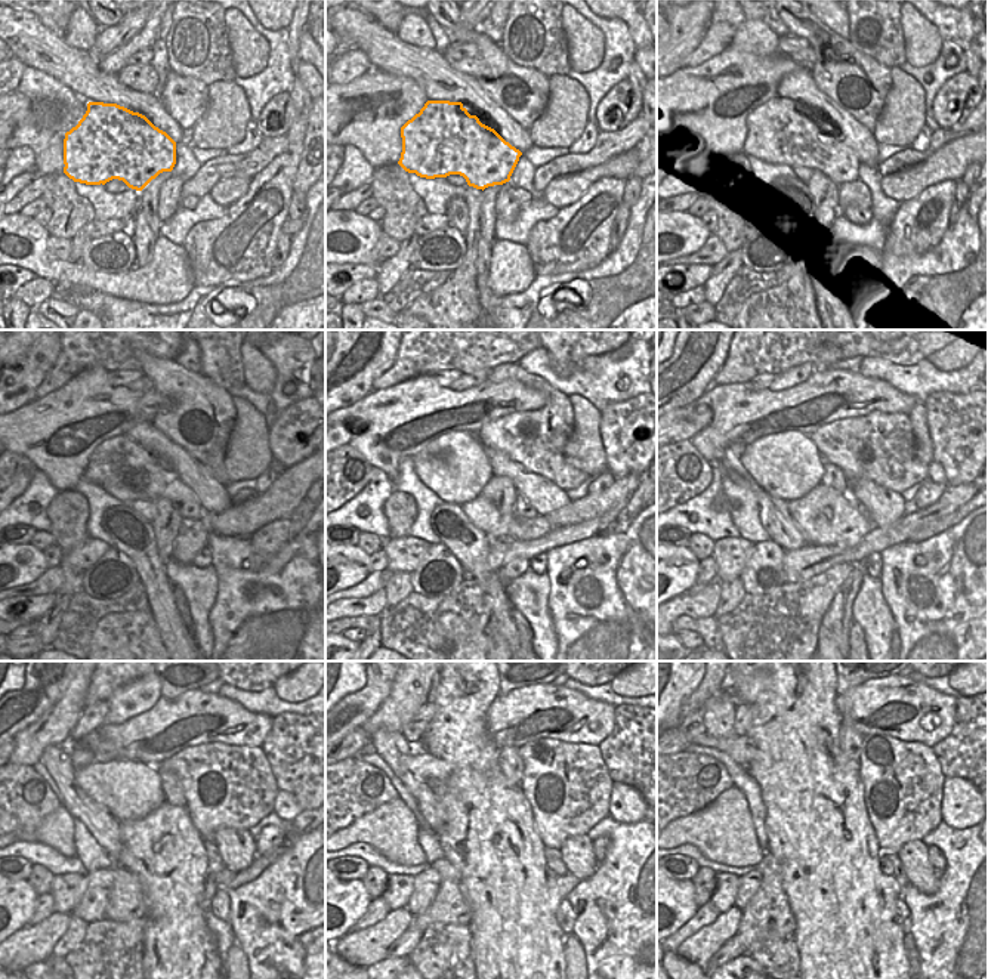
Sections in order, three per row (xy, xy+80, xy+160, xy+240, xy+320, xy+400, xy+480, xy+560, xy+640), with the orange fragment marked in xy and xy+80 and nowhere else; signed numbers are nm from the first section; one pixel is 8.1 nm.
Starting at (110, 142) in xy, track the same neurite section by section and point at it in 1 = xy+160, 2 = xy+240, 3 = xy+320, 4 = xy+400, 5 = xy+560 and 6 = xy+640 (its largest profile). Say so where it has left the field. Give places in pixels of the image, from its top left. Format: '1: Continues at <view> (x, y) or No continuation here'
1: Continues at xy+160 (777, 133)
2: Continues at xy+240 (119, 460)
3: Continues at xy+320 (522, 507)
4: Continues at xy+400 (860, 506)
5: Continues at xy+560 (553, 858)
6: Continues at xy+640 (899, 874).

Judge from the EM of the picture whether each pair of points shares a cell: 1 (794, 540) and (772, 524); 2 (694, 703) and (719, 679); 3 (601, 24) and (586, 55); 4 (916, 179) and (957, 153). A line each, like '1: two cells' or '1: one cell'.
1: one cell
2: one cell
3: two cells
4: one cell

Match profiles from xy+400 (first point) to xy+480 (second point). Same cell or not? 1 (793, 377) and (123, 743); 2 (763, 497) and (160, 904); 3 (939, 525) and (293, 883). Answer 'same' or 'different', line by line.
1: different
2: different
3: different

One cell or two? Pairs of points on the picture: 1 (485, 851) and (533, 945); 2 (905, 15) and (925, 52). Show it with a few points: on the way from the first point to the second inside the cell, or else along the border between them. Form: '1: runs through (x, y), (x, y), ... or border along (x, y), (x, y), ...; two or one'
1: runs through (503, 874), (513, 901), (513, 922); one
2: runs through (913, 24), (922, 37), (922, 43); one

